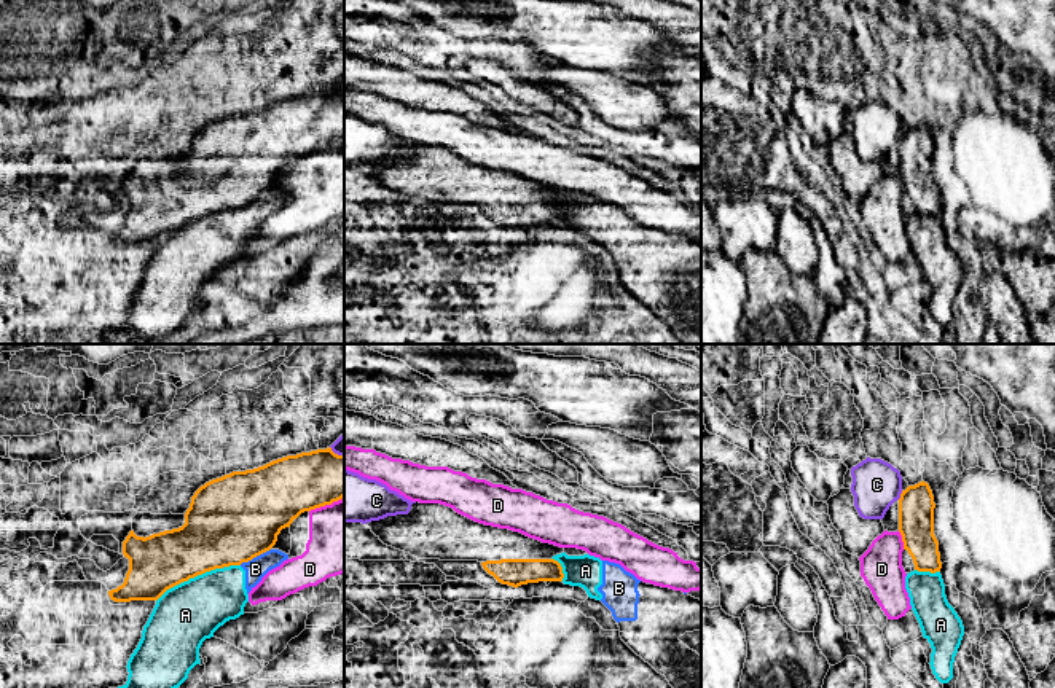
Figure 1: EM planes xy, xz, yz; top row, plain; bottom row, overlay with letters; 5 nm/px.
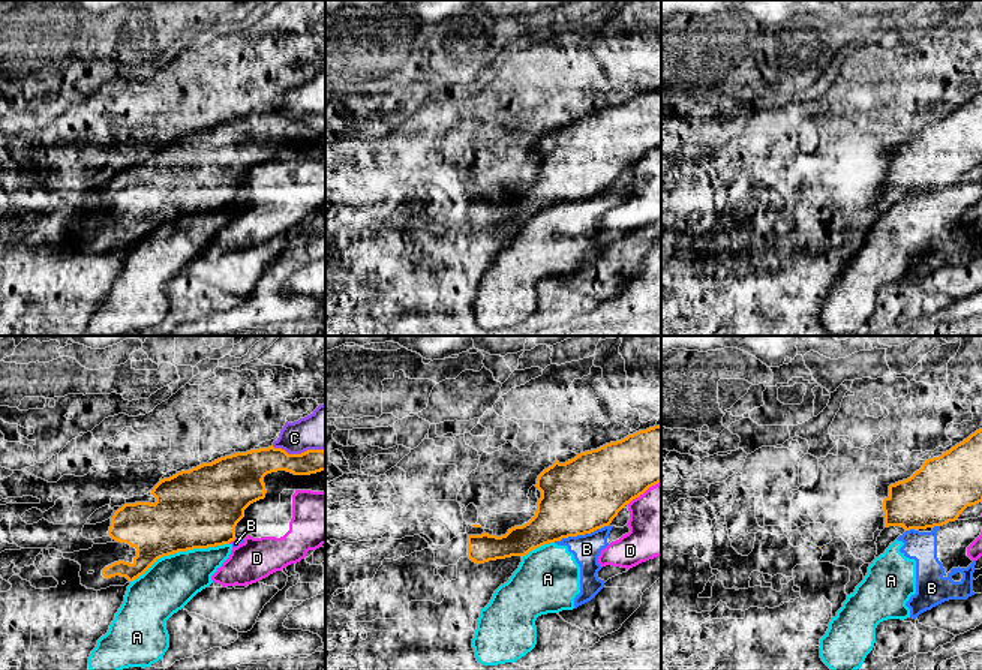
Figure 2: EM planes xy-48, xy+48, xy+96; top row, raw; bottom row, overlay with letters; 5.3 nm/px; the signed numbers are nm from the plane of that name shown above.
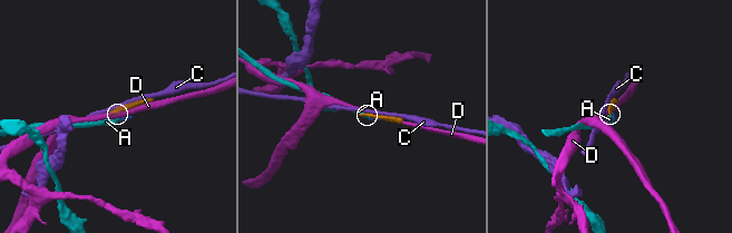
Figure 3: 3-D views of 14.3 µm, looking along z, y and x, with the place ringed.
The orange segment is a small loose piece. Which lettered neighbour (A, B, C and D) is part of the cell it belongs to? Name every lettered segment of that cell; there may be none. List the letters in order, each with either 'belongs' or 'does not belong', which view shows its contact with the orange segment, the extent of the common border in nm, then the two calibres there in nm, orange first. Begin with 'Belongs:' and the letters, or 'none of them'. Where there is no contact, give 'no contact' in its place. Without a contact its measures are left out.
Belongs: none of them
A: does not belong; meets orange in xy; contact 460 nm long; 360 nm thick on the orange side, 320 nm on the other
B: does not belong; meets orange in xy; contact 180 nm long; 440 nm thick on the orange side, 110 nm on the other
C: does not belong; meets orange in yz; contact 50 nm long; 180 nm thick on the orange side, 240 nm on the other
D: does not belong; meets orange in yz; contact 100 nm long; 180 nm thick on the orange side, 220 nm on the other

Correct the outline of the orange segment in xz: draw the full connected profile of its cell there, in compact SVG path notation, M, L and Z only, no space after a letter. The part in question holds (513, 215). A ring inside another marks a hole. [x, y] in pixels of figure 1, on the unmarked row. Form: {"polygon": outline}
{"polygon": "M413 147L408 158L367 166L387 190L418 202L478 204L499 226L518 231L563 225L553 201L564 191L520 175L475 166L440 147Z"}

